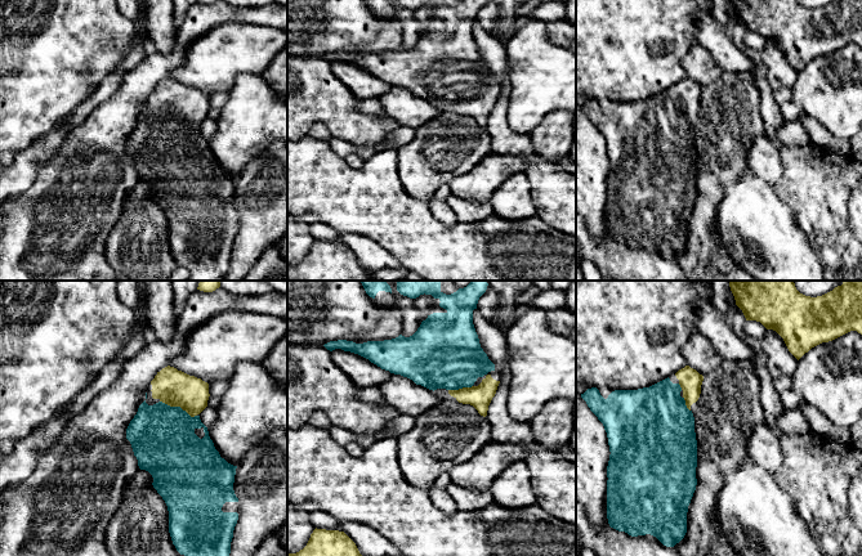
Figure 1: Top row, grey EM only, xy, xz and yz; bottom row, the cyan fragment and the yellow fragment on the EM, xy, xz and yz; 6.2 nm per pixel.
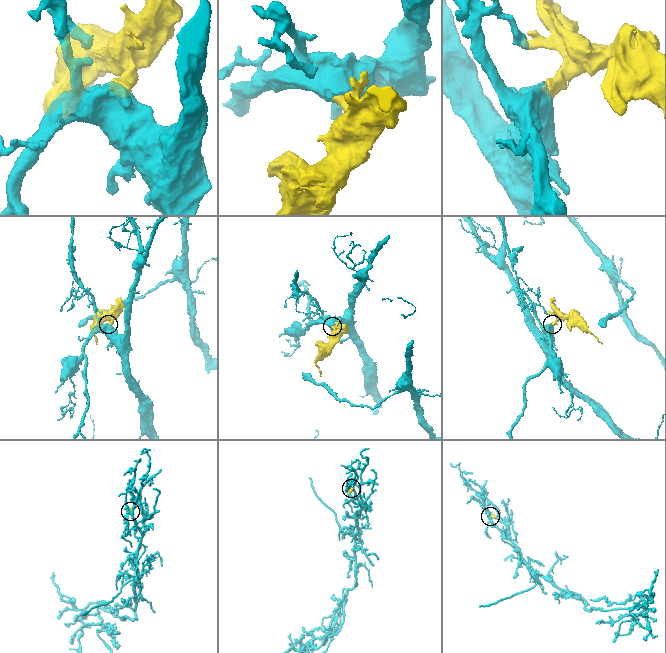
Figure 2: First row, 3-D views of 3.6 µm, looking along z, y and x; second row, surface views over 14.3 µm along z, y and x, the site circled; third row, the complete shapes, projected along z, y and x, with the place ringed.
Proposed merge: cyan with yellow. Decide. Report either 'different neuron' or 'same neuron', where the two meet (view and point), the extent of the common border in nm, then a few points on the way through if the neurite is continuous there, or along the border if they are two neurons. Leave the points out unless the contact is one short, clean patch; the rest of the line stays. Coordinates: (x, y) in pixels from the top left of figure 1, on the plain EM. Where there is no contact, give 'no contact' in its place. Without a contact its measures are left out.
same neuron | xy (178, 119) | 260 nm | across xy (162, 149), (178, 119), (178, 103), (174, 99)

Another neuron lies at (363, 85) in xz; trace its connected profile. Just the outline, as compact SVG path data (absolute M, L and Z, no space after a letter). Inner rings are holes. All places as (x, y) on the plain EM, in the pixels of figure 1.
M341 60L331 63L332 73L357 97L359 100L380 98L392 85L381 81L369 71Z

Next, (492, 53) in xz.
M478 19L473 22L473 36L478 46L481 59L495 76L495 82L499 82L503 86L506 70L505 46L487 30L484 30Z

